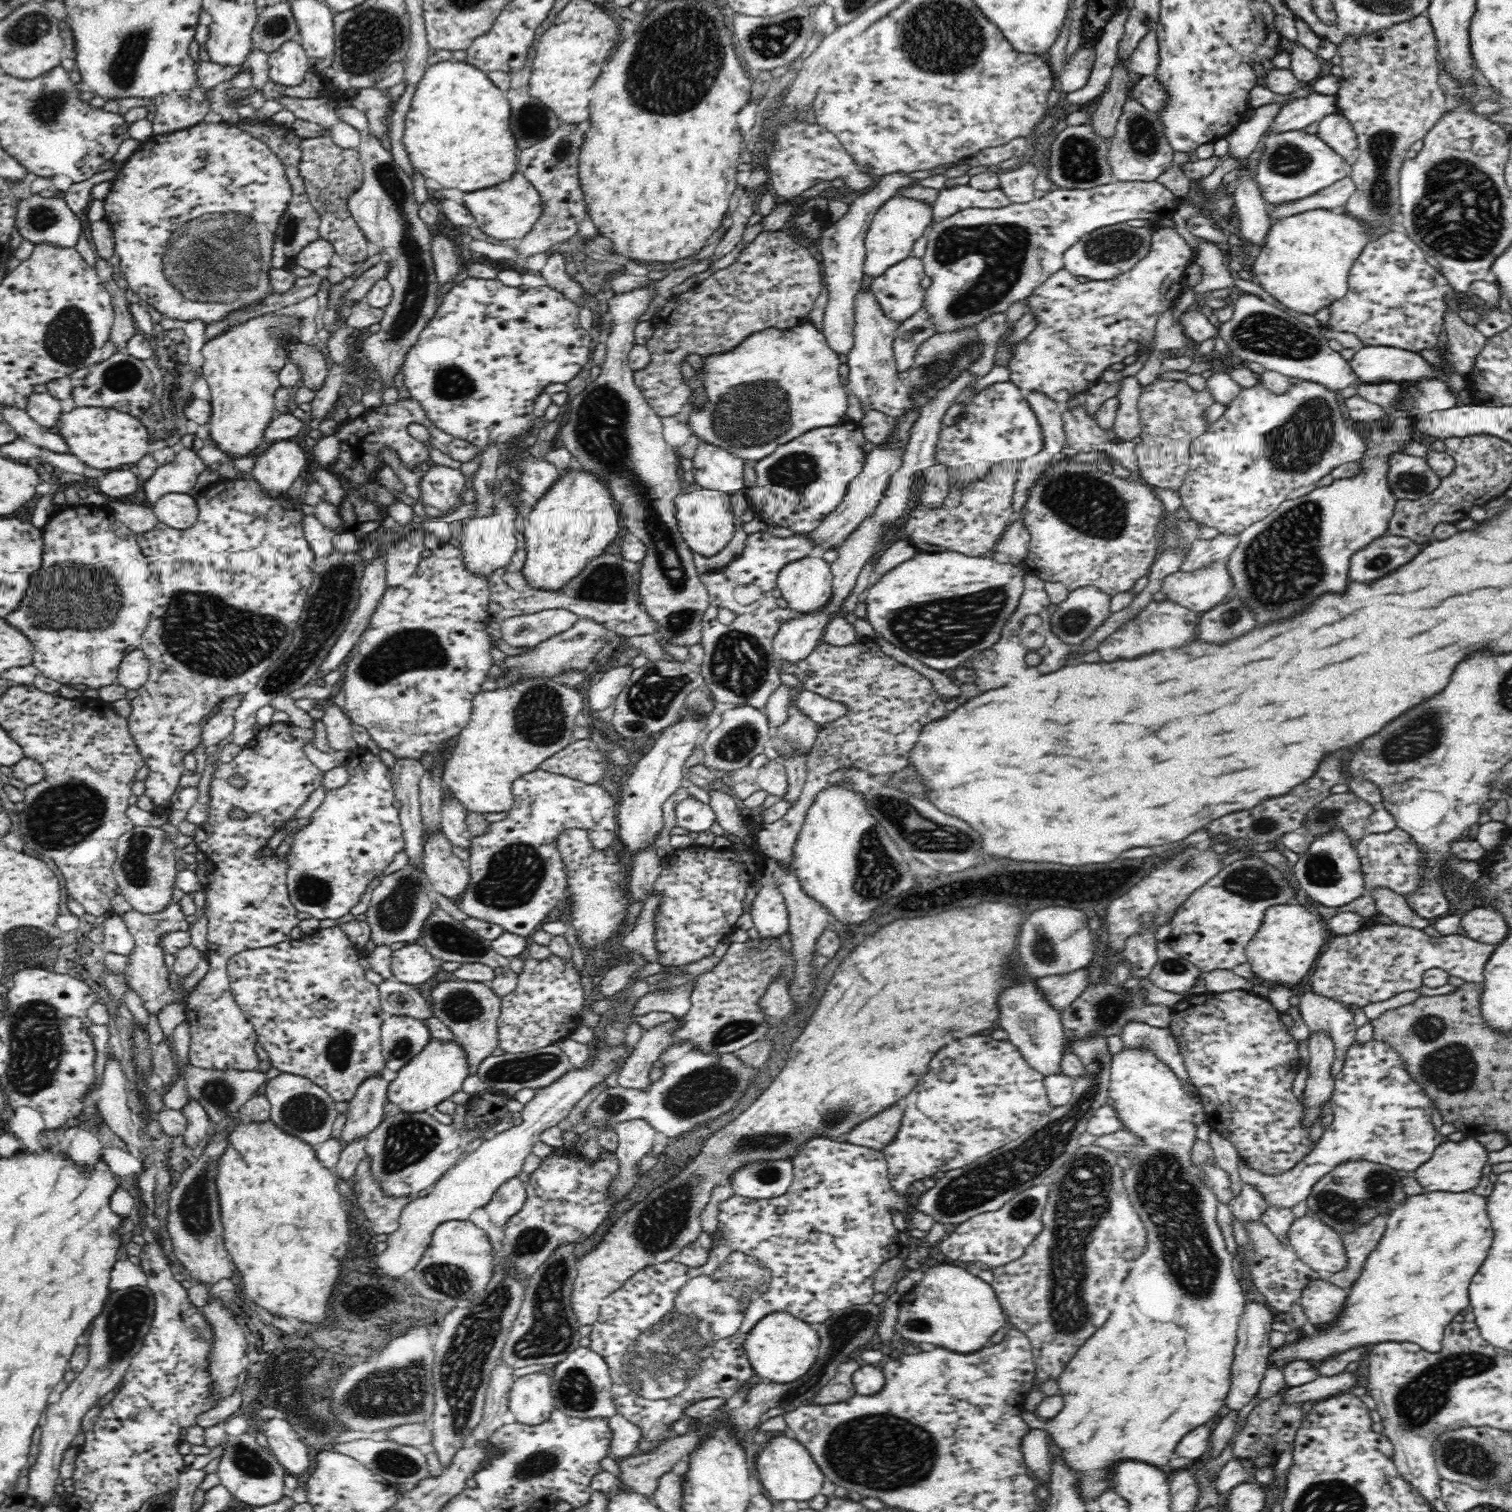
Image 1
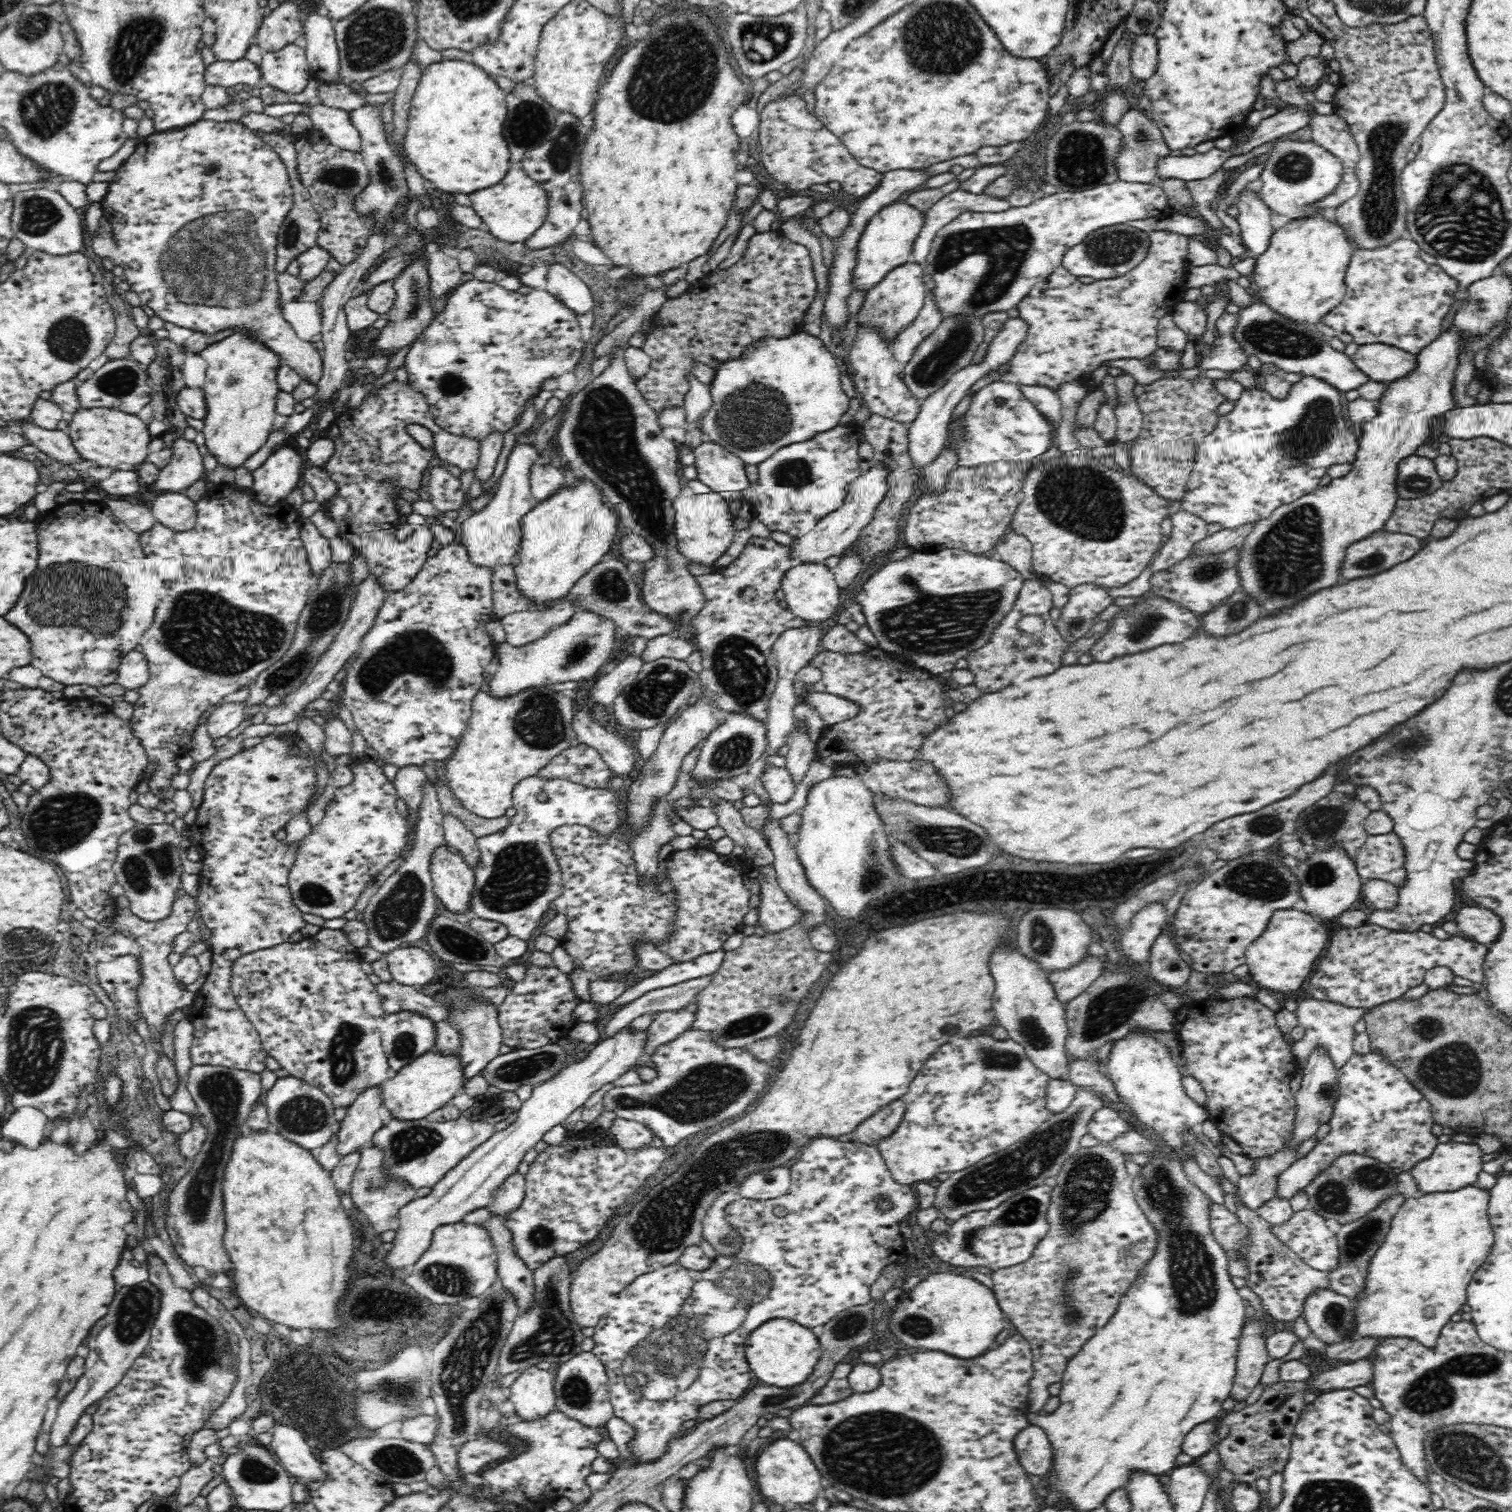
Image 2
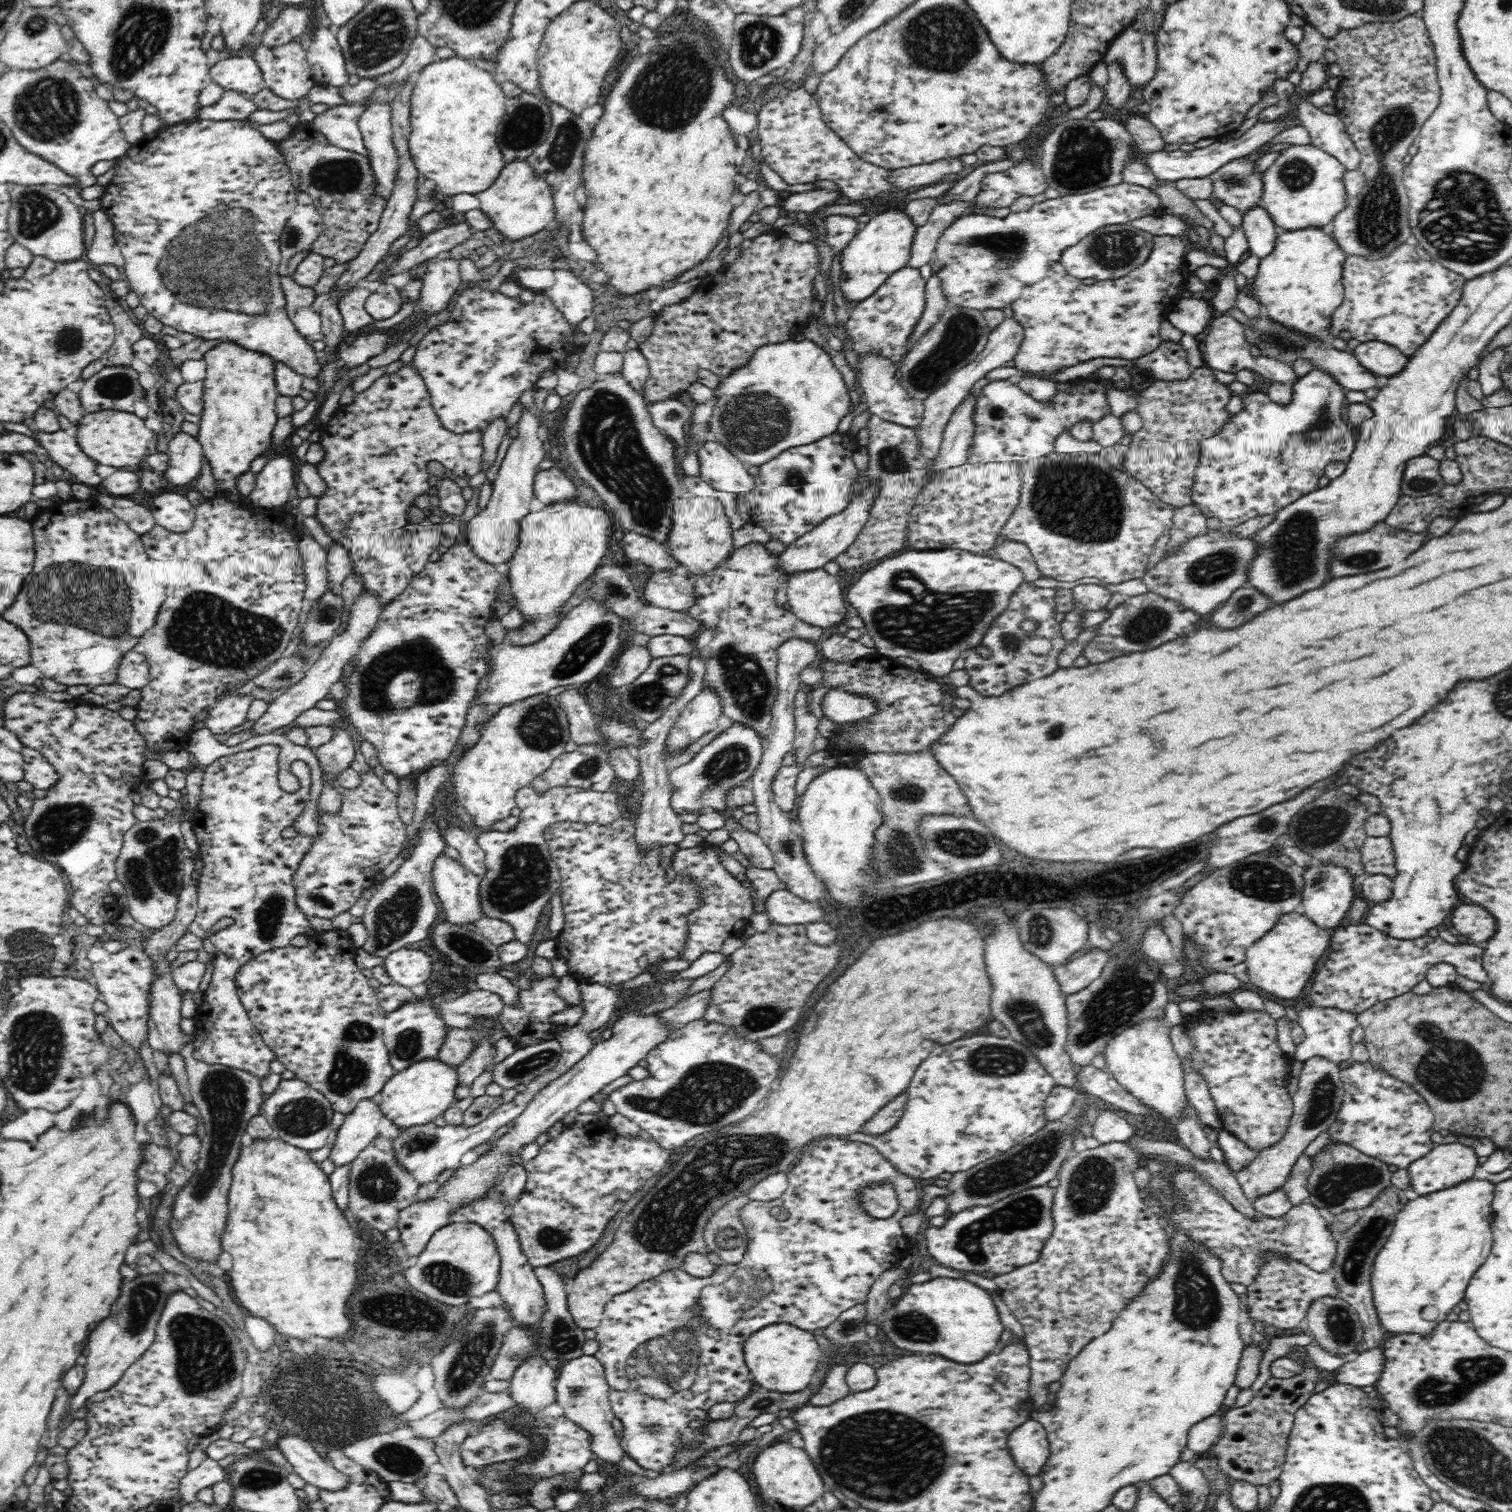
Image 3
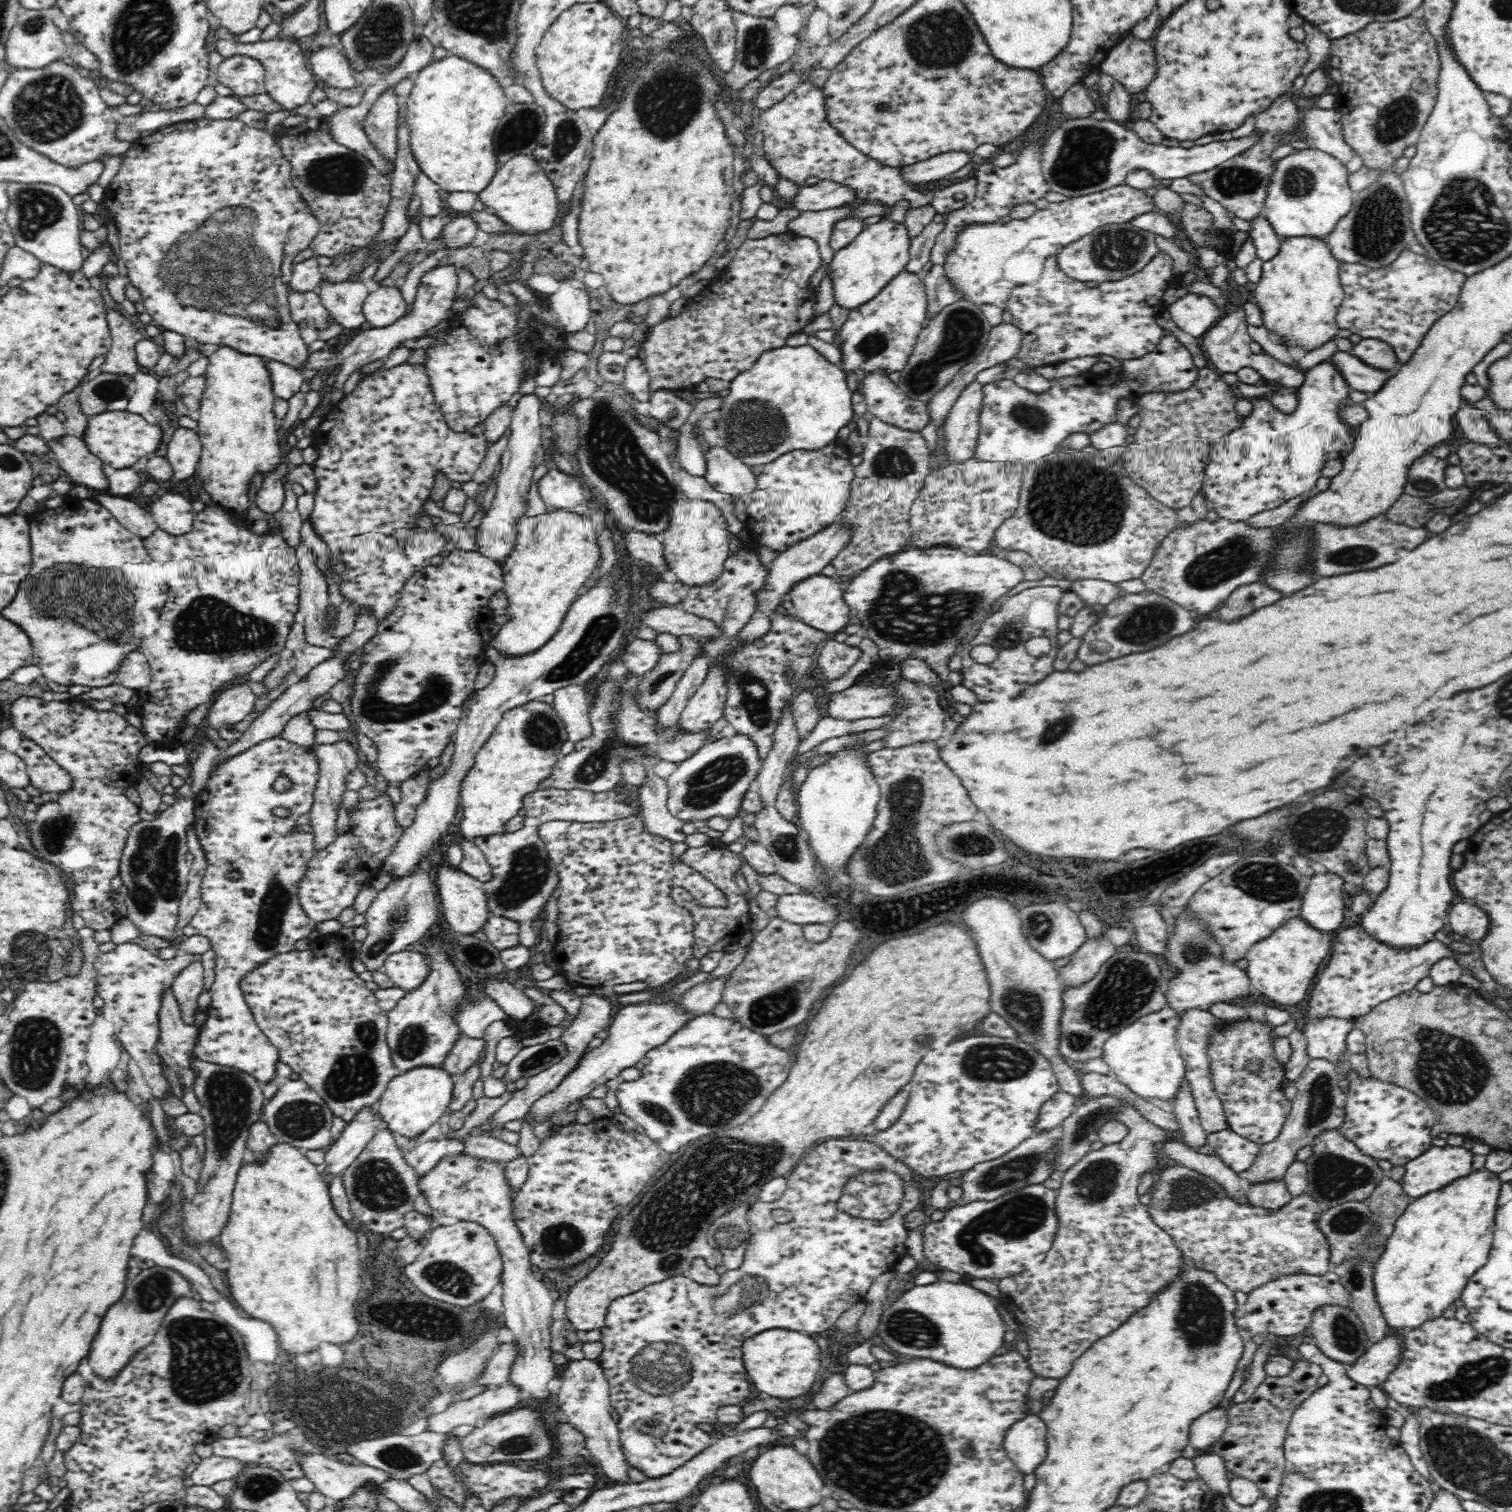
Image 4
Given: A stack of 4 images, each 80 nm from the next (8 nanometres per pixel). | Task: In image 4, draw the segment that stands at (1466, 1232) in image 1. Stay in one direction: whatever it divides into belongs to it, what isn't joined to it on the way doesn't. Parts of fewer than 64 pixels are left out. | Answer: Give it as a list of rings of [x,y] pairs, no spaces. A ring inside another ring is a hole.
[[[1472,1172],[1450,1186],[1415,1199],[1400,1214],[1373,1268],[1376,1299],[1391,1331],[1420,1328],[1424,1322],[1442,1317],[1444,1310],[1454,1308],[1454,1302],[1461,1299],[1470,1277],[1488,1260],[1500,1188],[1494,1172]]]

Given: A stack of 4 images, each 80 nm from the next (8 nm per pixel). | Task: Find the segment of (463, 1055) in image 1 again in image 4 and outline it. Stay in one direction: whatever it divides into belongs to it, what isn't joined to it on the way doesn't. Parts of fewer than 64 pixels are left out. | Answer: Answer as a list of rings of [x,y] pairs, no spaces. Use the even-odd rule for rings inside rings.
[[[416,1066],[392,1078],[384,1094],[376,1100],[374,1108],[390,1130],[412,1138],[444,1119],[453,1097],[454,1083],[455,1077],[444,1067]]]

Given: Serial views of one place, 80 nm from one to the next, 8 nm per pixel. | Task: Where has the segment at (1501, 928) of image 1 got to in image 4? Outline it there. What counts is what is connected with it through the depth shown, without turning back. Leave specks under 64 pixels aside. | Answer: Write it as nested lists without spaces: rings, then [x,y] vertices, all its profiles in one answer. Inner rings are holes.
[[[1461,901],[1448,910],[1446,921],[1457,937],[1466,936],[1470,940],[1482,941],[1488,934],[1488,914],[1478,906]]]

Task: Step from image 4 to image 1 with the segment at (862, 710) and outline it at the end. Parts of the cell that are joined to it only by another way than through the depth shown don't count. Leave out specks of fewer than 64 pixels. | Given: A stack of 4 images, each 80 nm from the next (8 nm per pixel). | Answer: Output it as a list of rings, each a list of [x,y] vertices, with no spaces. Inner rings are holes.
[[[800,690],[797,692],[792,706],[798,708],[812,722],[824,724],[844,717],[847,714],[844,706],[818,694]]]

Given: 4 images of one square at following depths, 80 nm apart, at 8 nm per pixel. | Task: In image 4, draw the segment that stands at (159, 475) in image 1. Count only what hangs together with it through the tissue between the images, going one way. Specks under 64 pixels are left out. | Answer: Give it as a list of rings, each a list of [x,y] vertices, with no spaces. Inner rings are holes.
[[[178,427],[167,443],[168,462],[172,464],[172,478],[186,481],[196,477],[201,457],[201,442],[197,431]]]

